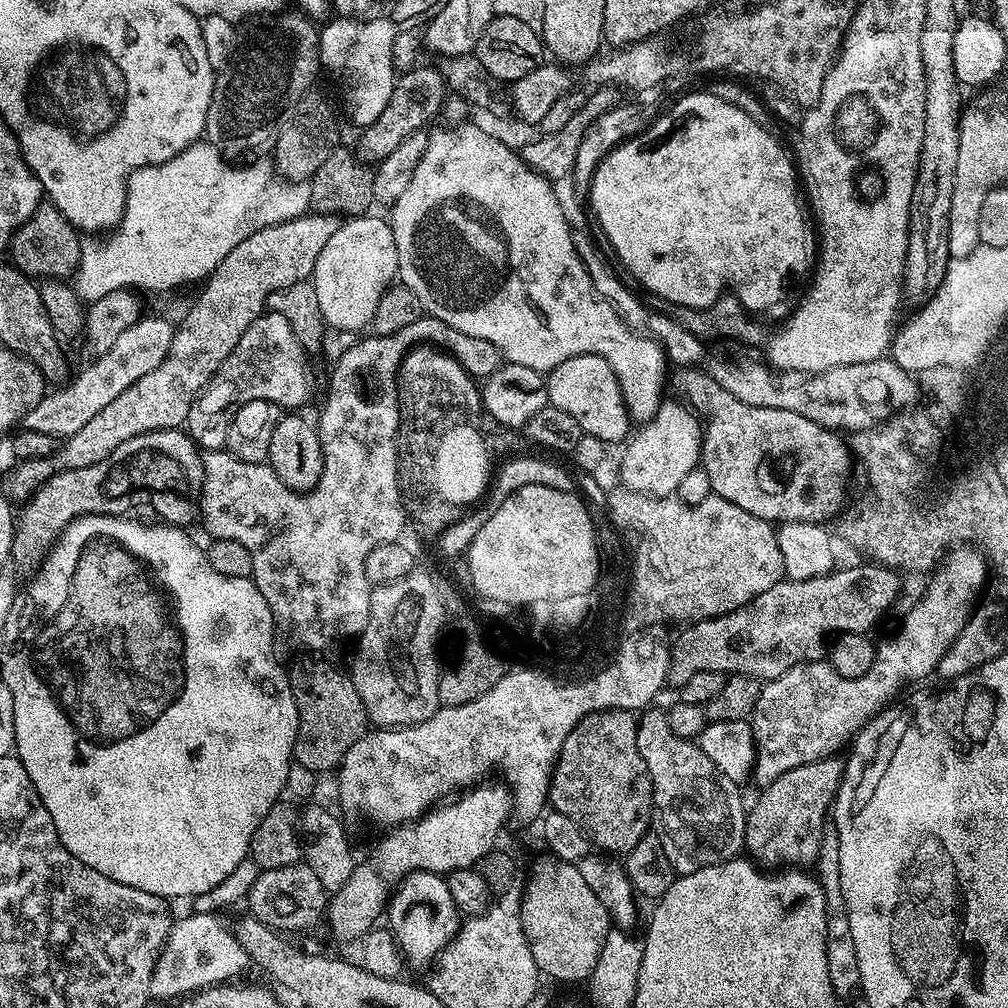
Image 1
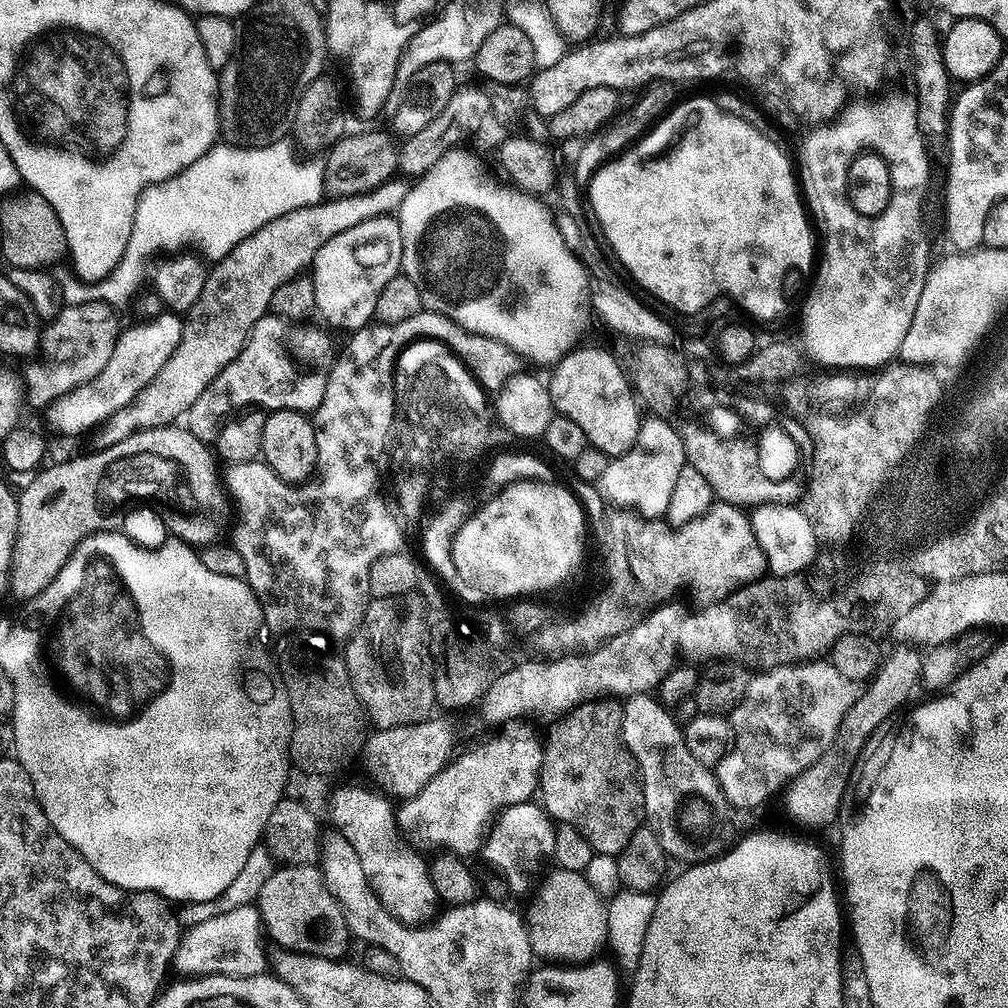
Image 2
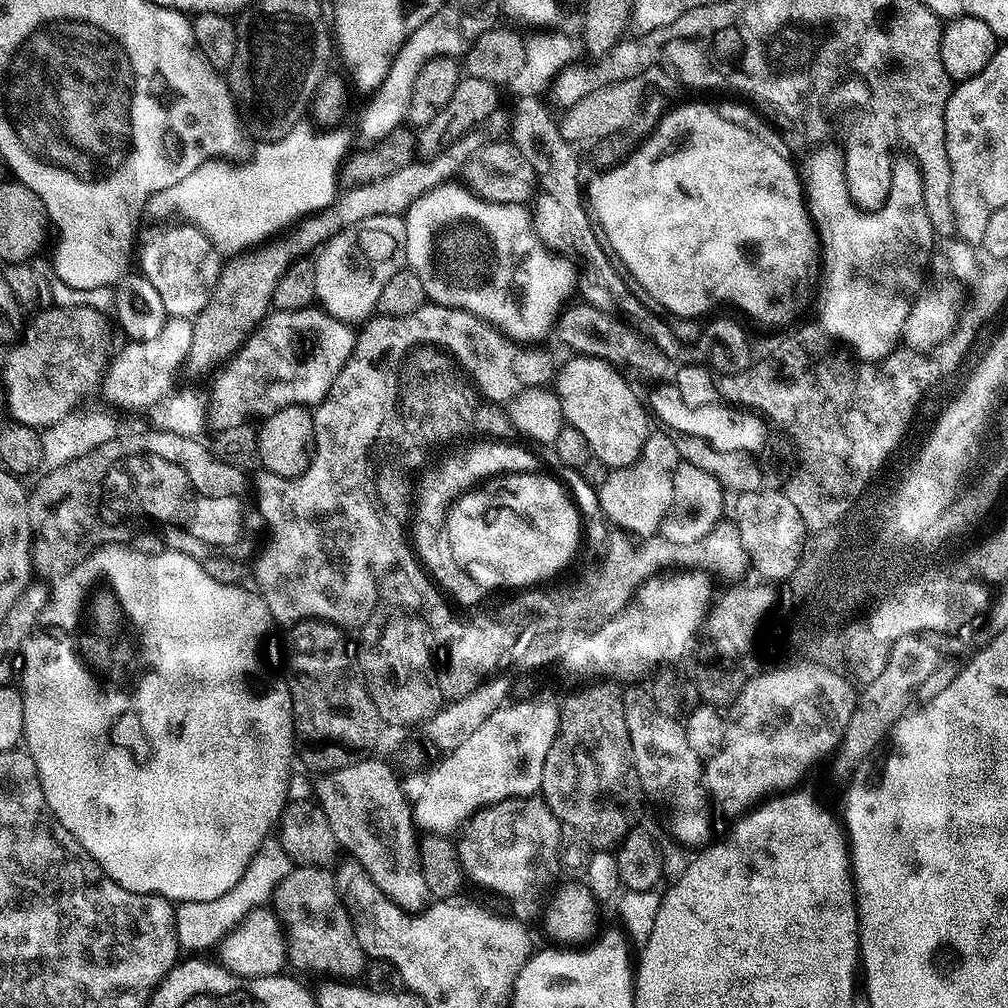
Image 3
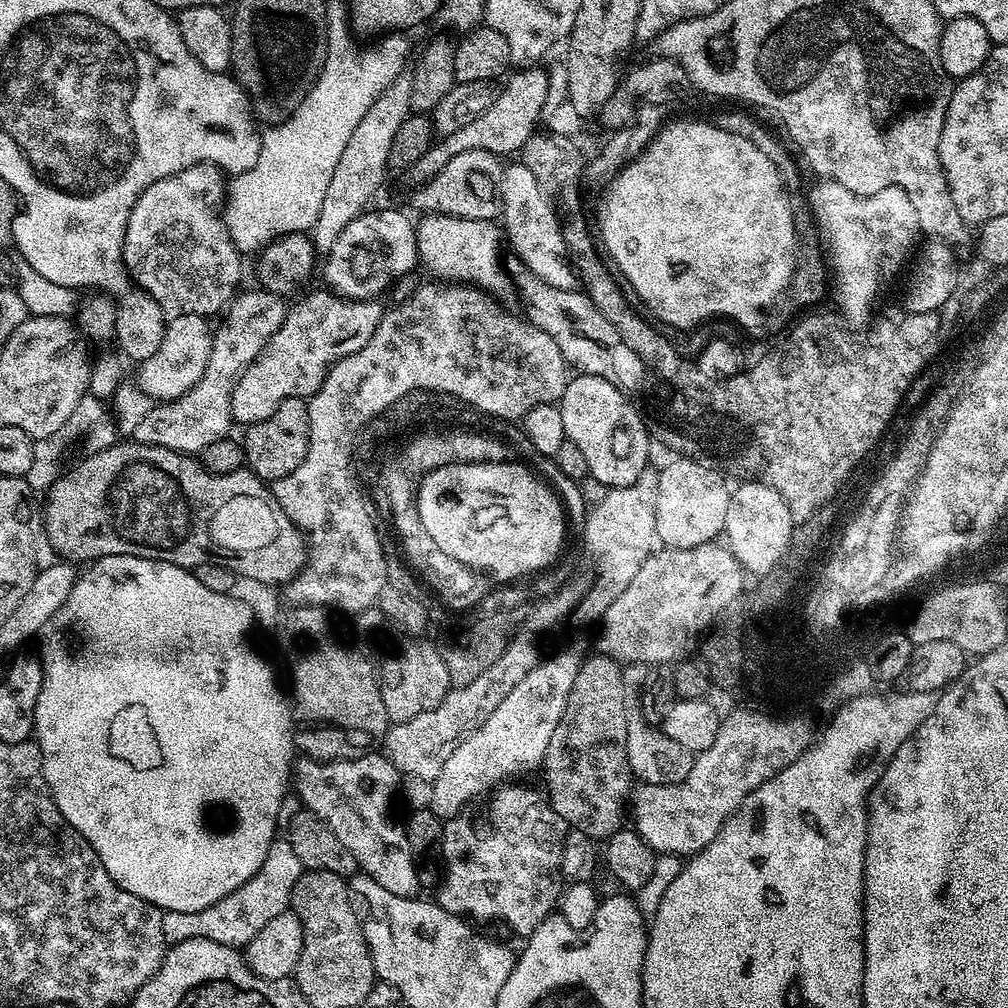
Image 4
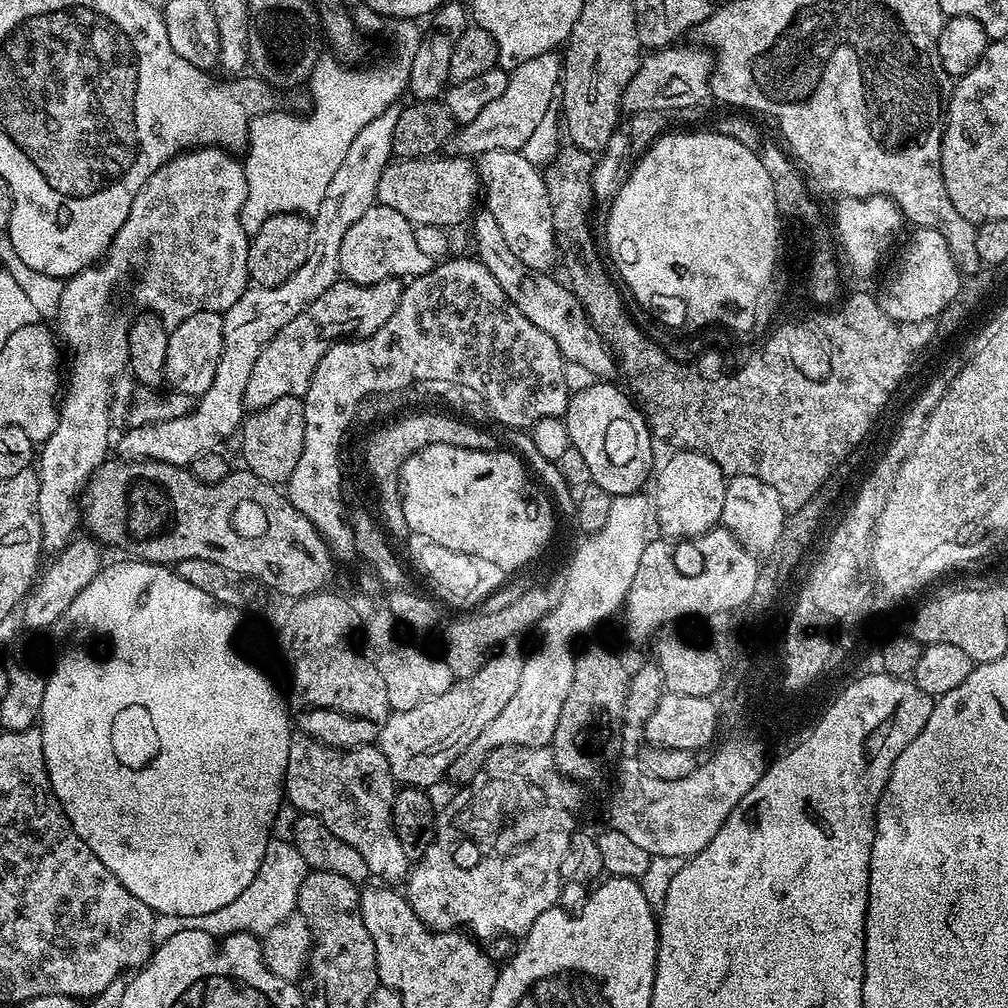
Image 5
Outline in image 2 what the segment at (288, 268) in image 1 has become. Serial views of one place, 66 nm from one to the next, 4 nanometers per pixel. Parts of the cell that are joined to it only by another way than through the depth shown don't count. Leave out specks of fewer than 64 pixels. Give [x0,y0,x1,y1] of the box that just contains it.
[91,208,330,449]

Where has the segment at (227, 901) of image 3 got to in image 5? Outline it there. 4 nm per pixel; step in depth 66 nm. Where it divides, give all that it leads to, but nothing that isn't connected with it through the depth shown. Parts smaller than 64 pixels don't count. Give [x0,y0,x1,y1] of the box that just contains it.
[152,839,310,943]

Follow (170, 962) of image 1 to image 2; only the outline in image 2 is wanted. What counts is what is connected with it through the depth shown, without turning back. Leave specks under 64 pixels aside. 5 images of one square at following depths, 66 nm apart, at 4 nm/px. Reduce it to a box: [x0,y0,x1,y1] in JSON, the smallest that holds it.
[172,903,268,978]

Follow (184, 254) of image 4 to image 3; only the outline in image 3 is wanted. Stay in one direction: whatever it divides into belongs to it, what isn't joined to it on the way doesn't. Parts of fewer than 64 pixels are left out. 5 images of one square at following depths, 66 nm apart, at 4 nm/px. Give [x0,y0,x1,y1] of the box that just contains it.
[139,223,222,318]

